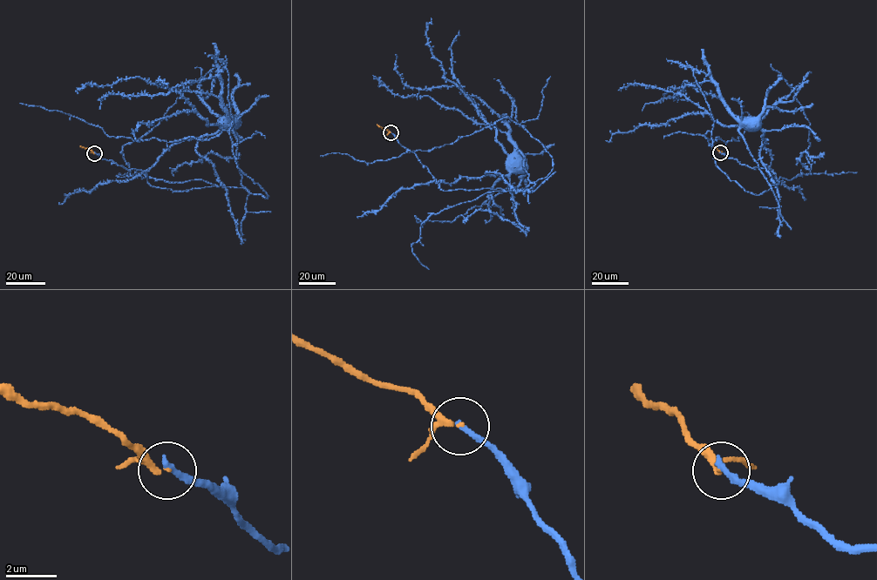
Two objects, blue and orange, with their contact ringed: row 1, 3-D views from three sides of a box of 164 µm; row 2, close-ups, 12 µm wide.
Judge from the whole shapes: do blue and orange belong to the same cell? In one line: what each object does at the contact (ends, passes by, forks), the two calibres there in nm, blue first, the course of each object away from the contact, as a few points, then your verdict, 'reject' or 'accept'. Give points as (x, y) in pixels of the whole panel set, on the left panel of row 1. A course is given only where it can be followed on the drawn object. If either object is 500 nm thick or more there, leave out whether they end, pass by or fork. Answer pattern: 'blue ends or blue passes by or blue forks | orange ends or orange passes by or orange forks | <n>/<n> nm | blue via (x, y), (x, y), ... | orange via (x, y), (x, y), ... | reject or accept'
blue ends | orange passes by | 280/150 nm | blue via (95, 153), (127, 170), (145, 171), (173, 144), (213, 135), (220, 128), (218, 120), (221, 117), (226, 118) | orange via (95, 153), (79, 146) | accept

